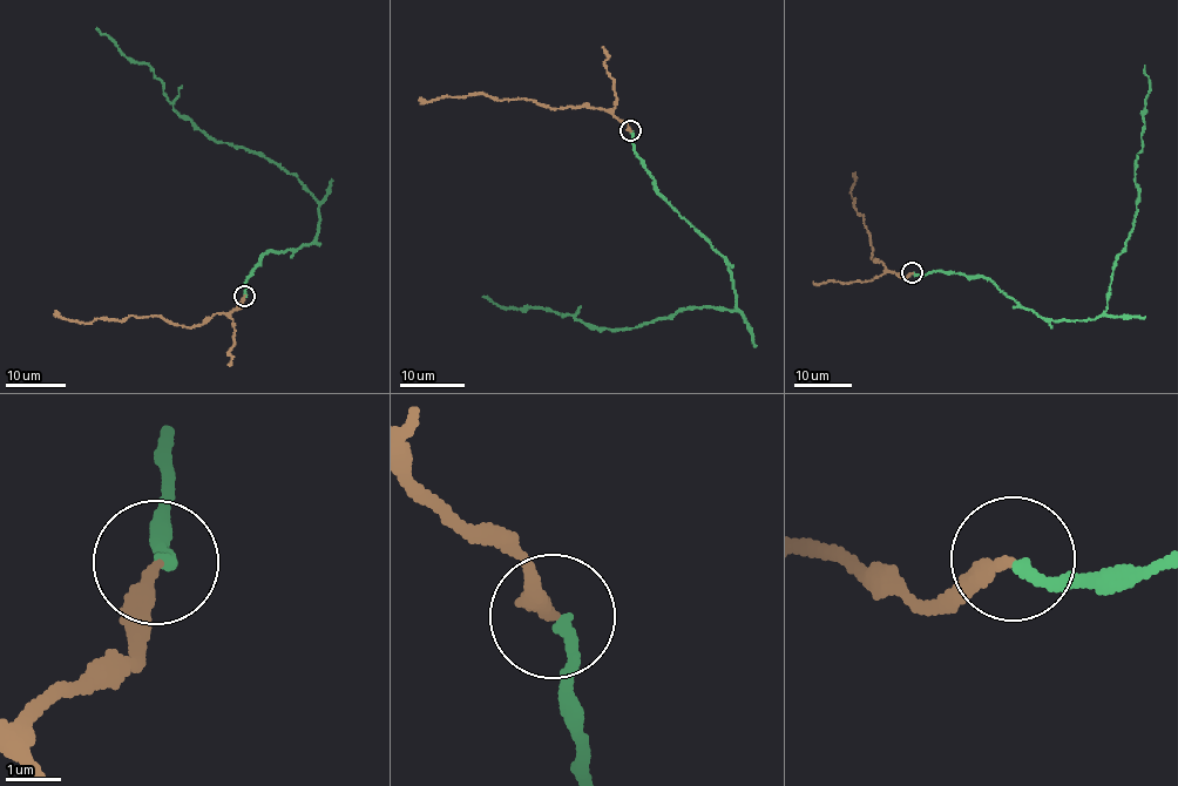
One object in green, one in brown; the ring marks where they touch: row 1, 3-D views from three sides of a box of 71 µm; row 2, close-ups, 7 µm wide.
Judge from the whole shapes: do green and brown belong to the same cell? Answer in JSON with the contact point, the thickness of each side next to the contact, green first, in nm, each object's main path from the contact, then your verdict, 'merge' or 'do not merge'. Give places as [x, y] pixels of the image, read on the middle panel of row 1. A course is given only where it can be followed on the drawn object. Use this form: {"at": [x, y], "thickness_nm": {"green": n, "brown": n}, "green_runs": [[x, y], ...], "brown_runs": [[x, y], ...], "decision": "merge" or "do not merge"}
{"at": [630, 130], "thickness_nm": {"green": 220, "brown": 260}, "green_runs": [[631, 131], [655, 191], [728, 265], [736, 309], [692, 307], [603, 330], [483, 296]], "brown_runs": [[630, 131], [608, 110], [584, 106], [552, 108], [525, 97], [500, 100], [483, 94], [419, 99]], "decision": "merge"}

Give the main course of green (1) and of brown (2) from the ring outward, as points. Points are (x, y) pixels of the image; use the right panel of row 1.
1: (913, 273), (979, 276), (1053, 320), (1104, 313), (1112, 268), (1138, 201), (1135, 163), (1150, 92), (1144, 65)
2: (913, 272), (902, 278), (881, 261), (871, 257), (870, 234), (851, 192), (855, 171)

